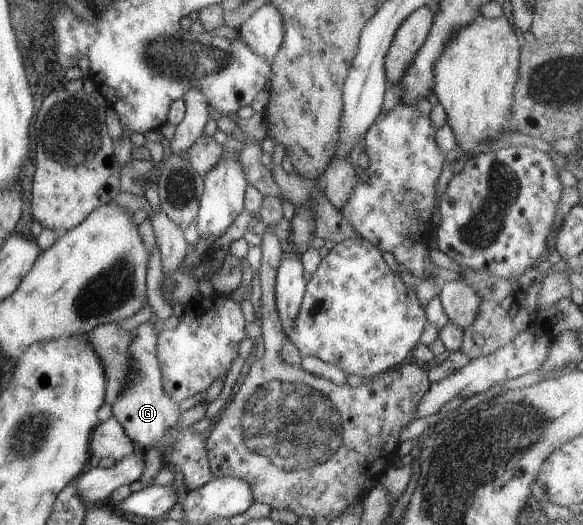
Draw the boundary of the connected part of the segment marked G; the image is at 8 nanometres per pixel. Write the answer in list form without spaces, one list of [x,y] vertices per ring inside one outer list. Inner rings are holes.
[[[149,322],[139,324],[130,331],[129,342],[129,380],[123,388],[123,392],[115,398],[111,405],[112,417],[119,422],[125,435],[133,444],[139,444],[141,451],[155,449],[160,453],[161,468],[170,471],[173,475],[180,472],[183,476],[185,491],[195,490],[207,484],[213,477],[209,469],[205,438],[202,432],[191,432],[191,426],[182,429],[177,420],[181,414],[179,403],[173,402],[169,396],[165,396],[162,388],[160,369],[156,360],[156,335],[153,325]]]

